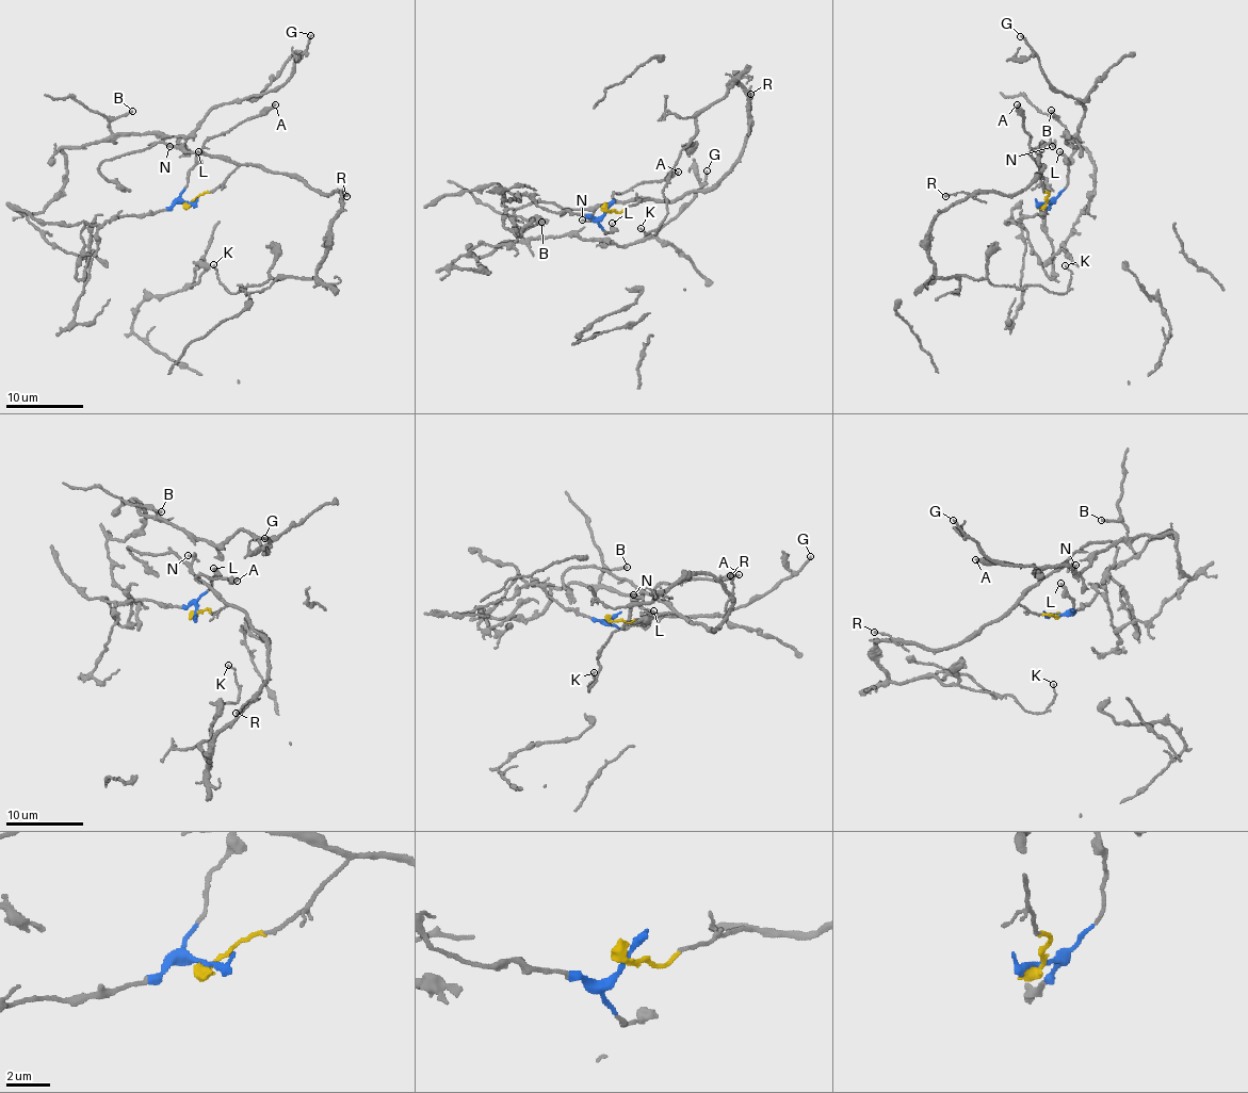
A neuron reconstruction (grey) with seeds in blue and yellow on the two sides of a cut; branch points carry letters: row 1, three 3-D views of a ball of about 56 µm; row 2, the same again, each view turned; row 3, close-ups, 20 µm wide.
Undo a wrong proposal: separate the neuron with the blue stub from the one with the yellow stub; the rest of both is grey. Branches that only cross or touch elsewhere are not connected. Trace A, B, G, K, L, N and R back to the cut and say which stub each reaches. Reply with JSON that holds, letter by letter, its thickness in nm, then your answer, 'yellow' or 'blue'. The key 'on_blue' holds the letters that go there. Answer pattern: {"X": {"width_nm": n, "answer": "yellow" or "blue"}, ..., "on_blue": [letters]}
{"A": {"width_nm": 200, "answer": "yellow"}, "B": {"width_nm": 180, "answer": "blue"}, "G": {"width_nm": 180, "answer": "blue"}, "K": {"width_nm": 110, "answer": "yellow"}, "L": {"width_nm": 170, "answer": "blue"}, "N": {"width_nm": 110, "answer": "yellow"}, "R": {"width_nm": 140, "answer": "yellow"}, "on_blue": ["B", "G", "L"]}

